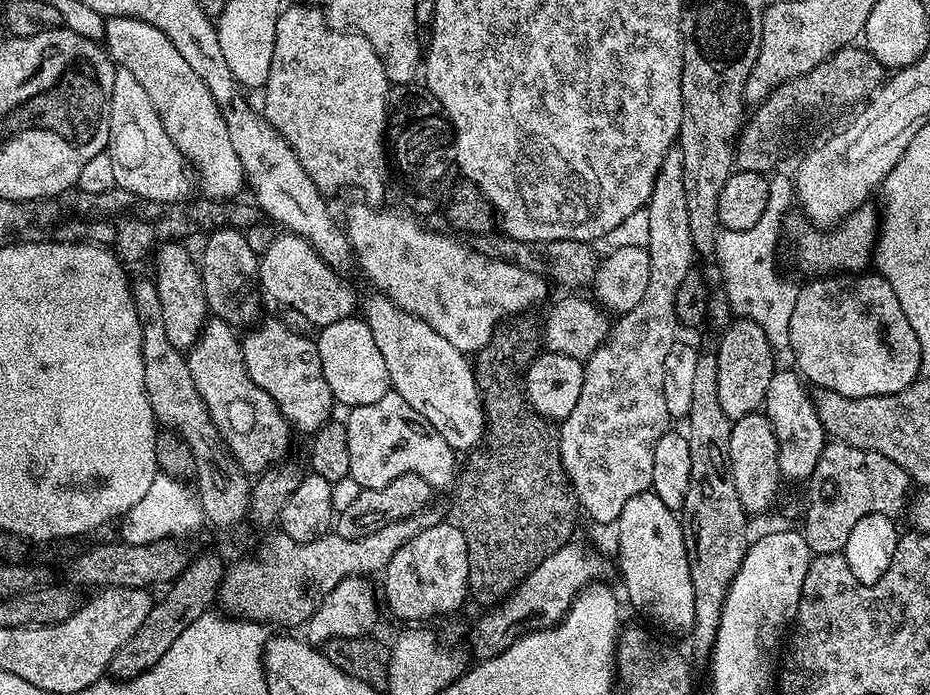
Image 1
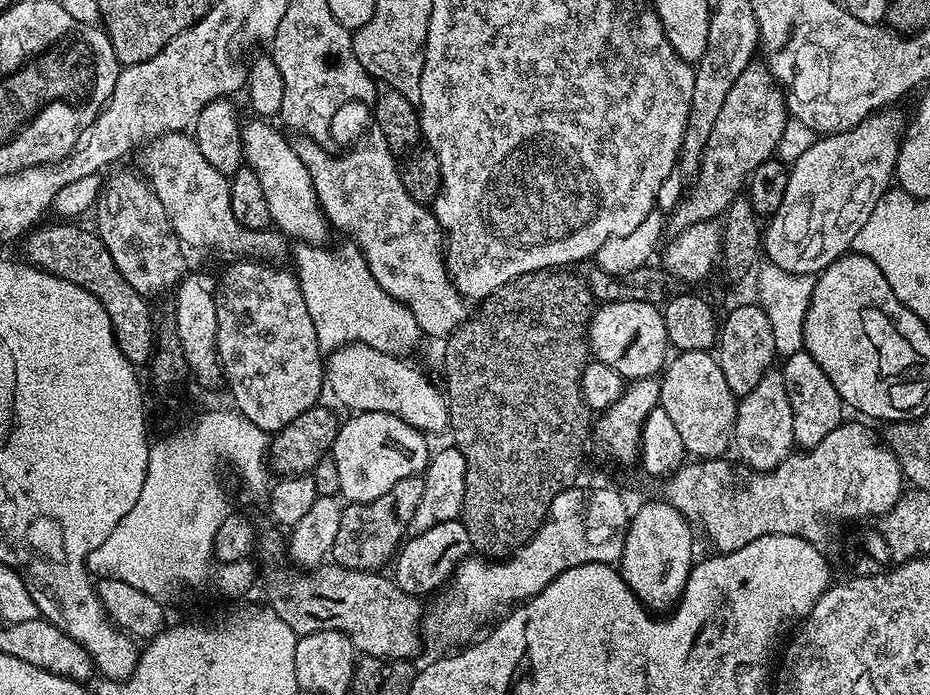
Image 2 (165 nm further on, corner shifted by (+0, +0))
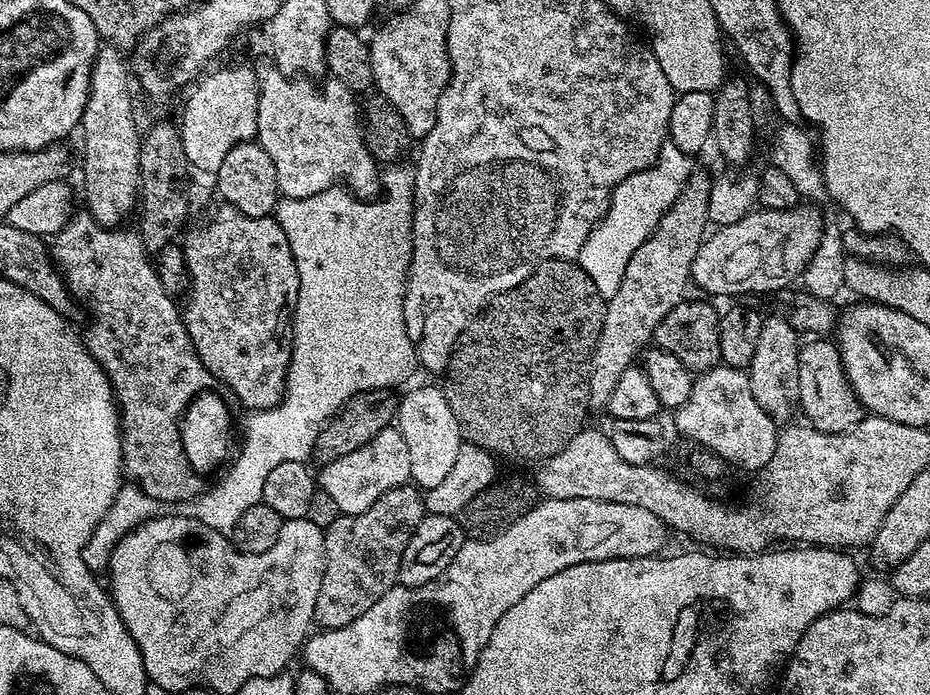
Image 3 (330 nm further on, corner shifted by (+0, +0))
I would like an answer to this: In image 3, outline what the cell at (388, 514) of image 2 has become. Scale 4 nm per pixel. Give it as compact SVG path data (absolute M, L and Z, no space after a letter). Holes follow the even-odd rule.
M409 482L402 486L394 486L394 490L386 490L370 510L362 510L362 514L340 515L328 528L323 529L325 536L325 573L322 576L321 589L318 591L317 605L314 606L315 623L321 629L341 628L354 618L362 618L386 590L397 587L400 578L402 554L414 534L414 530L424 520L424 492Z

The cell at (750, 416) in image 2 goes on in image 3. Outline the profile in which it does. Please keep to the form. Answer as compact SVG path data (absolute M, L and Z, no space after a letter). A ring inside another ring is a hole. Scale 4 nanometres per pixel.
M769 315L764 320L762 334L758 334L758 347L754 350L754 358L746 369L750 390L754 390L754 398L758 406L770 414L777 422L788 422L797 415L800 403L800 387L798 386L798 354L802 347L795 324L783 315Z

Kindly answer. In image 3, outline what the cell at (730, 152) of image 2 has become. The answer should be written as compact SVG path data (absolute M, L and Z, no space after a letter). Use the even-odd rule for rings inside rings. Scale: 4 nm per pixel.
M692 173L650 238L646 238L646 242L630 254L626 274L622 274L622 282L618 285L618 294L607 297L602 330L590 370L588 403L593 409L603 409L608 405L614 386L618 386L618 378L622 378L622 374L626 374L626 370L633 367L641 353L649 347L656 335L658 322L662 322L662 318L666 318L666 314L670 314L670 310L685 299L687 292L684 291L690 288L694 258L710 228L710 190L709 176Z

